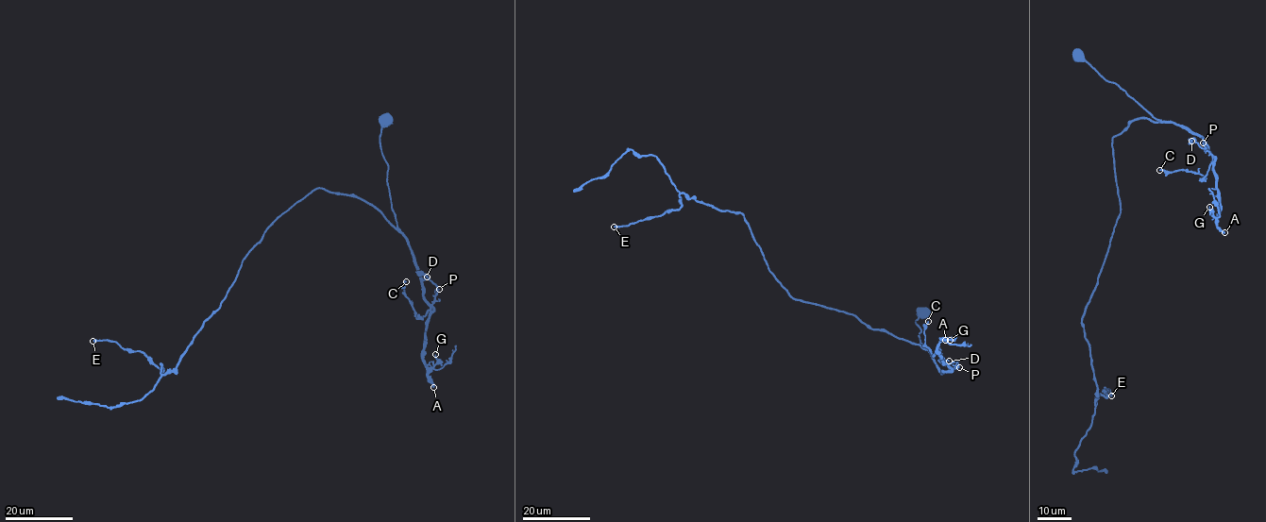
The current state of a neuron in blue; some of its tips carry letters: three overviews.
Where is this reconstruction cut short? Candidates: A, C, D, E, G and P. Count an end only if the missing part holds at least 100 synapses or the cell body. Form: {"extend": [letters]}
{"extend": ["A"]}

